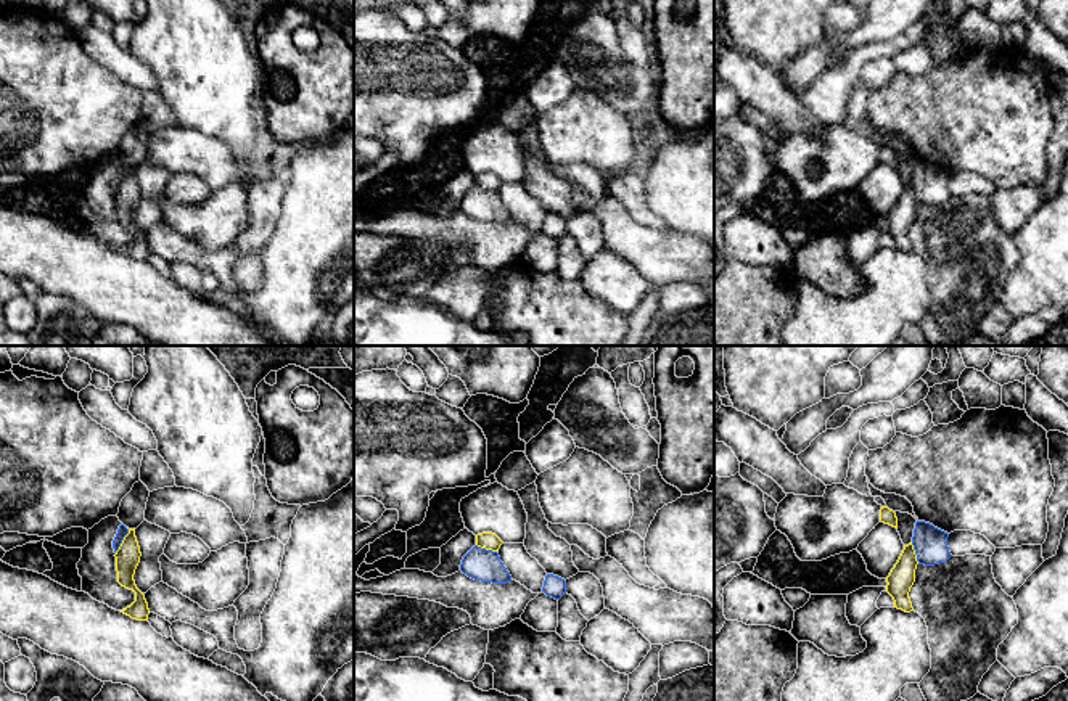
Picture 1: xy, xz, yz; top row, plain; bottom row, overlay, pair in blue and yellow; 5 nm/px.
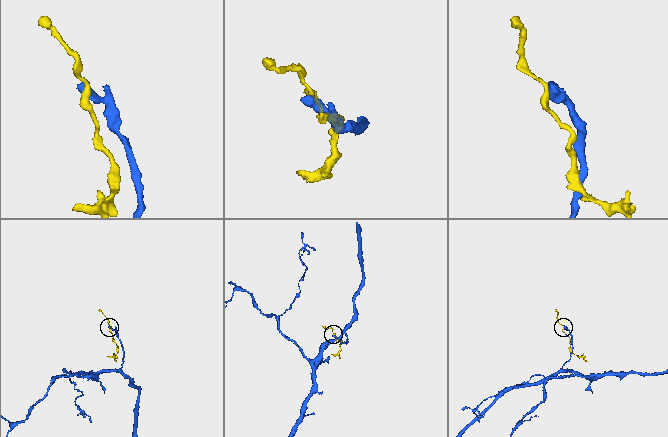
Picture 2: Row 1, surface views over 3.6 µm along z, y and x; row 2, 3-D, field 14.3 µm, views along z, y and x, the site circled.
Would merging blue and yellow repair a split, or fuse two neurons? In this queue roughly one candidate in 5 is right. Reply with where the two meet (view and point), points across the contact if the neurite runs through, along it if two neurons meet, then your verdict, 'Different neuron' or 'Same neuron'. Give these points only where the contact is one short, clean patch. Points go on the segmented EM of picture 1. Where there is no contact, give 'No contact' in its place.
Touches blue at xy (123, 539). Boundary: xy (127, 528), (121, 545), (115, 552). Different neuron

